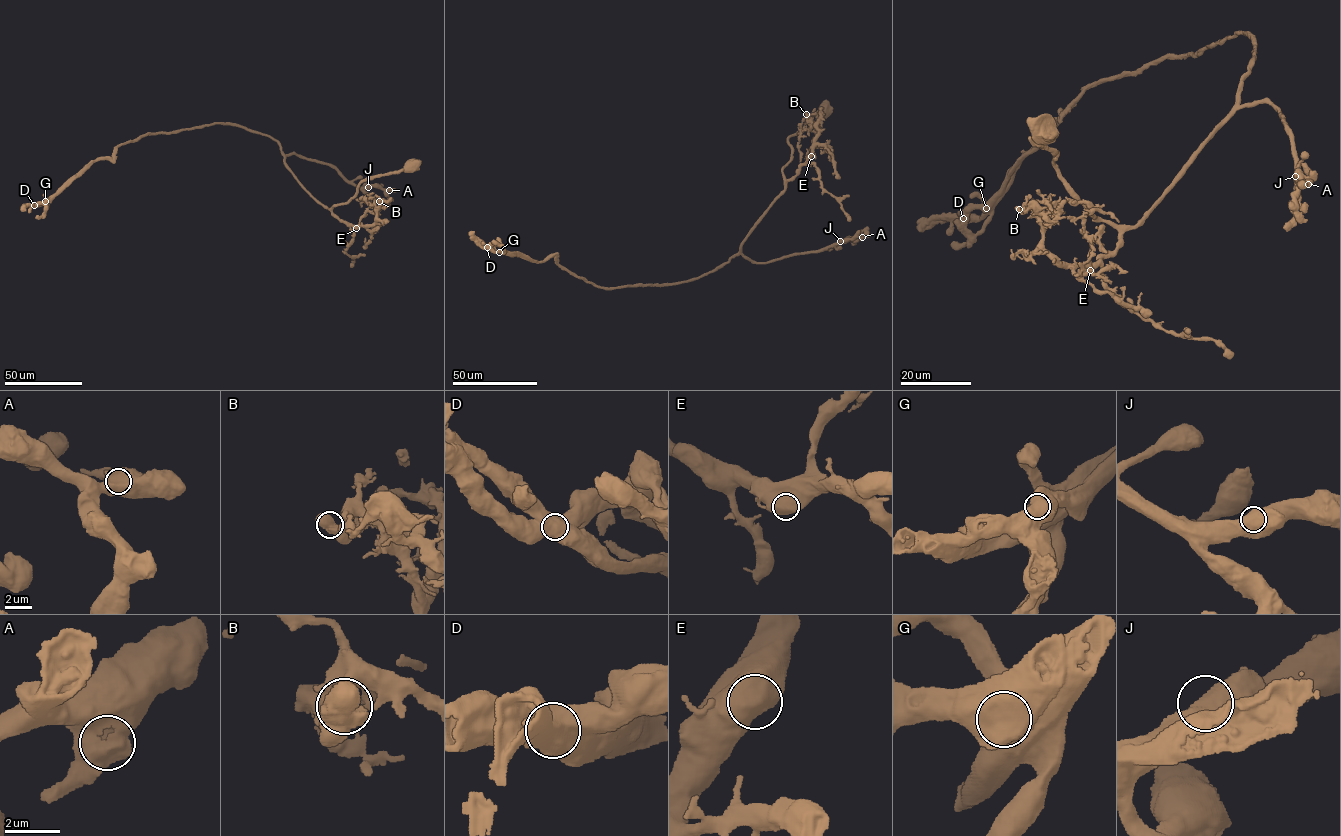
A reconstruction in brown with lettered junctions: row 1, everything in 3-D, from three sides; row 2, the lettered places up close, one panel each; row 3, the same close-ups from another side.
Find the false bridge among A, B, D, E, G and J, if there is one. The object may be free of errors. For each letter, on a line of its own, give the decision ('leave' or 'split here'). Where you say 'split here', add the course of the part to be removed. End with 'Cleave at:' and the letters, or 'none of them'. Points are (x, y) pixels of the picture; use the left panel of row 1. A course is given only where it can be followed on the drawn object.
A: leave
B: leave
D: split here; foreign part runs (34, 205), (47, 202), (92, 161)
E: leave
G: leave
J: leave
Cleave at: D

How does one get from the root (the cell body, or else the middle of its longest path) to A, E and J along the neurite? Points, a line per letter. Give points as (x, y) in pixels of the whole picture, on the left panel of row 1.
A: (410, 165), (365, 179), (350, 200), (327, 208), (284, 160), (300, 155), (331, 164), (360, 187), (389, 190)
E: (410, 165), (365, 179), (350, 200), (332, 206), (333, 214), (356, 228)
J: (410, 165), (365, 179), (350, 200), (327, 208), (284, 160), (296, 154), (331, 164), (368, 187)

